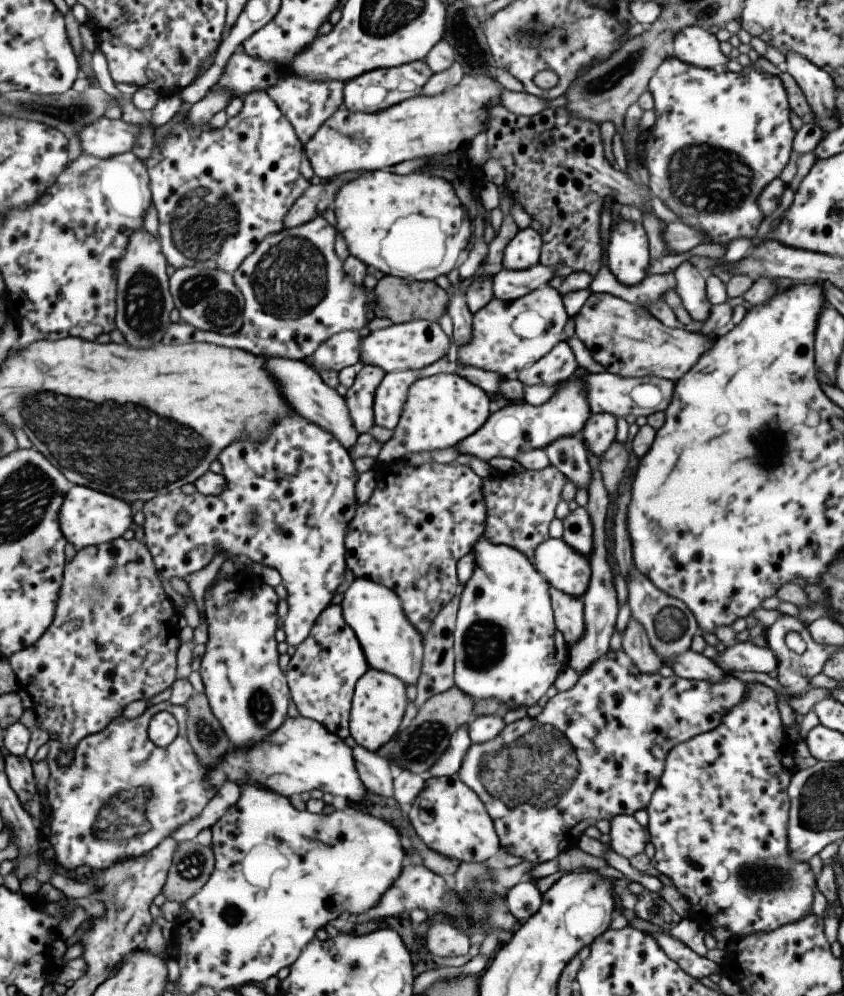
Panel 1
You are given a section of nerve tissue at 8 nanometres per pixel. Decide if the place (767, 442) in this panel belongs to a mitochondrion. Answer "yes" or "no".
yes

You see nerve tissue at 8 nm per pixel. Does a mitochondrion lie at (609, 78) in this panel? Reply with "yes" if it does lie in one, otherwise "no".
yes

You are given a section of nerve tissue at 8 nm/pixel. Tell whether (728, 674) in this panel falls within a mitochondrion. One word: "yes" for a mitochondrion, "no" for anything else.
no

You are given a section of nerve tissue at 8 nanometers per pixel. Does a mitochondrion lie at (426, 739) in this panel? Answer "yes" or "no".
yes

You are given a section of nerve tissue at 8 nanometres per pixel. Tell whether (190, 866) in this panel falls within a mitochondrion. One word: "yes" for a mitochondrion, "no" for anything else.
yes

